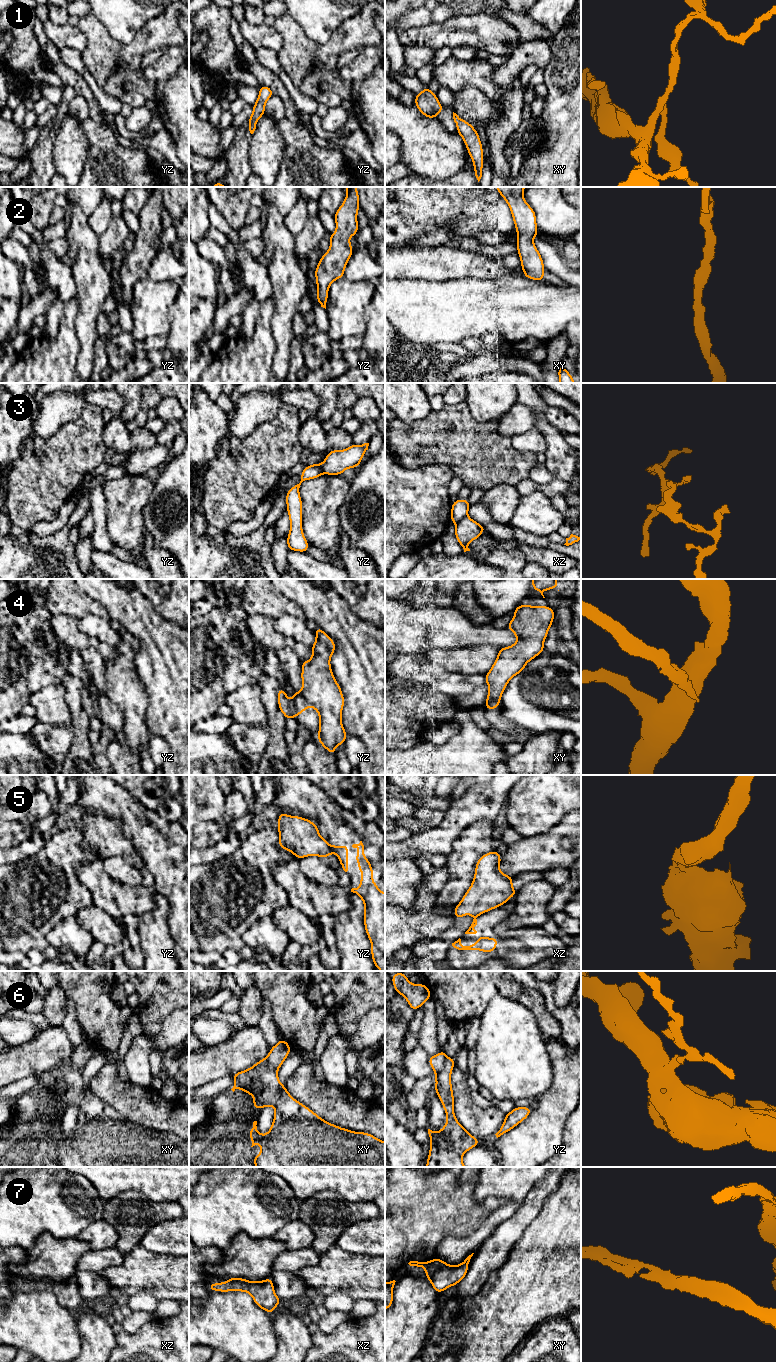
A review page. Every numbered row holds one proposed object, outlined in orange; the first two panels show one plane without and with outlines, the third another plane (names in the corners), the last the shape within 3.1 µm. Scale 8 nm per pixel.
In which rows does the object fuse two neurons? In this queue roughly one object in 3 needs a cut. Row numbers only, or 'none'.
3, 4, 5, 6

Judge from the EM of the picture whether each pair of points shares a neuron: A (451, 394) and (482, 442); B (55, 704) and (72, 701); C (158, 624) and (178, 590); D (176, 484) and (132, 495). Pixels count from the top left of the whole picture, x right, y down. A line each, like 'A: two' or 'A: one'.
A: two
B: two
C: two
D: two

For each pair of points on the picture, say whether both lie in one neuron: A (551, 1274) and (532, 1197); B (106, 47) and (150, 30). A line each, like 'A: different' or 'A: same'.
A: different
B: same

